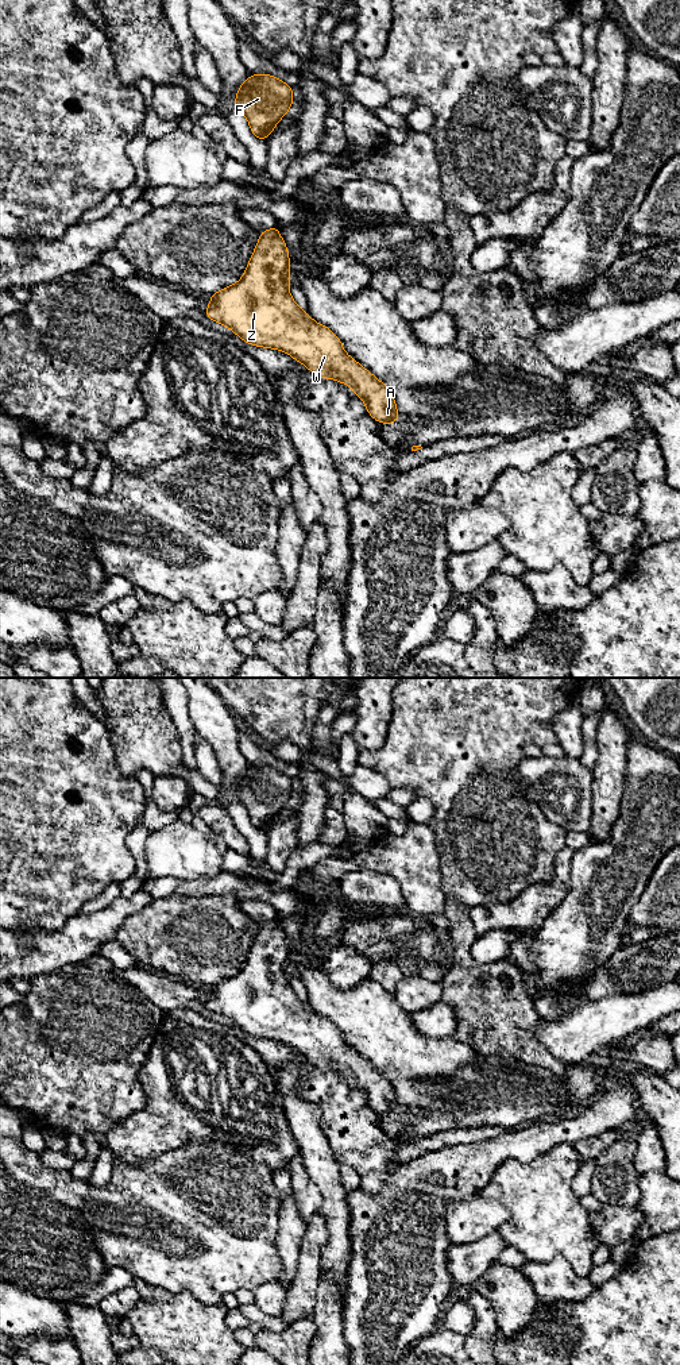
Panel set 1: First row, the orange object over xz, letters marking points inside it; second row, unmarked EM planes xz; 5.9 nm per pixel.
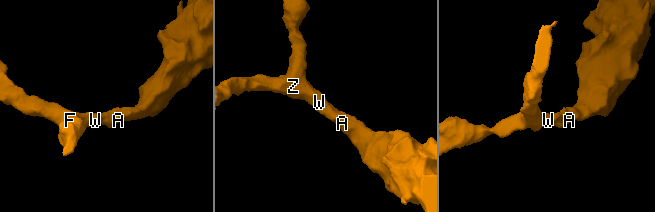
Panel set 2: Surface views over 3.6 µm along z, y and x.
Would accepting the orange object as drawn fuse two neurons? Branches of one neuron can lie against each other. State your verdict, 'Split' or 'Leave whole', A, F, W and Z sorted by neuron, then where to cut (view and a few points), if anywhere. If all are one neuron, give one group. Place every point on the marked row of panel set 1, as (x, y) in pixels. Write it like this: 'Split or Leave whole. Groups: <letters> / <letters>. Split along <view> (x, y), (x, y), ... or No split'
Leave whole. Groups: A F W Z. No split

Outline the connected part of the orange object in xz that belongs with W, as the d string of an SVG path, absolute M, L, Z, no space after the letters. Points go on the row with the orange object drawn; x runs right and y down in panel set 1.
M277 224L260 232L260 239L242 279L209 296L210 305L204 311L205 315L231 328L242 340L252 346L287 352L320 378L349 383L349 392L356 393L364 401L368 414L376 421L383 424L398 421L399 416L391 389L348 356L341 340L328 327L310 319L291 298L289 269L287 247Z

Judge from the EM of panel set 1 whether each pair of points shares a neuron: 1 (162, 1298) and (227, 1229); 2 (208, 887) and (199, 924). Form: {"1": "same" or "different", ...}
{"1": "different", "2": "different"}

